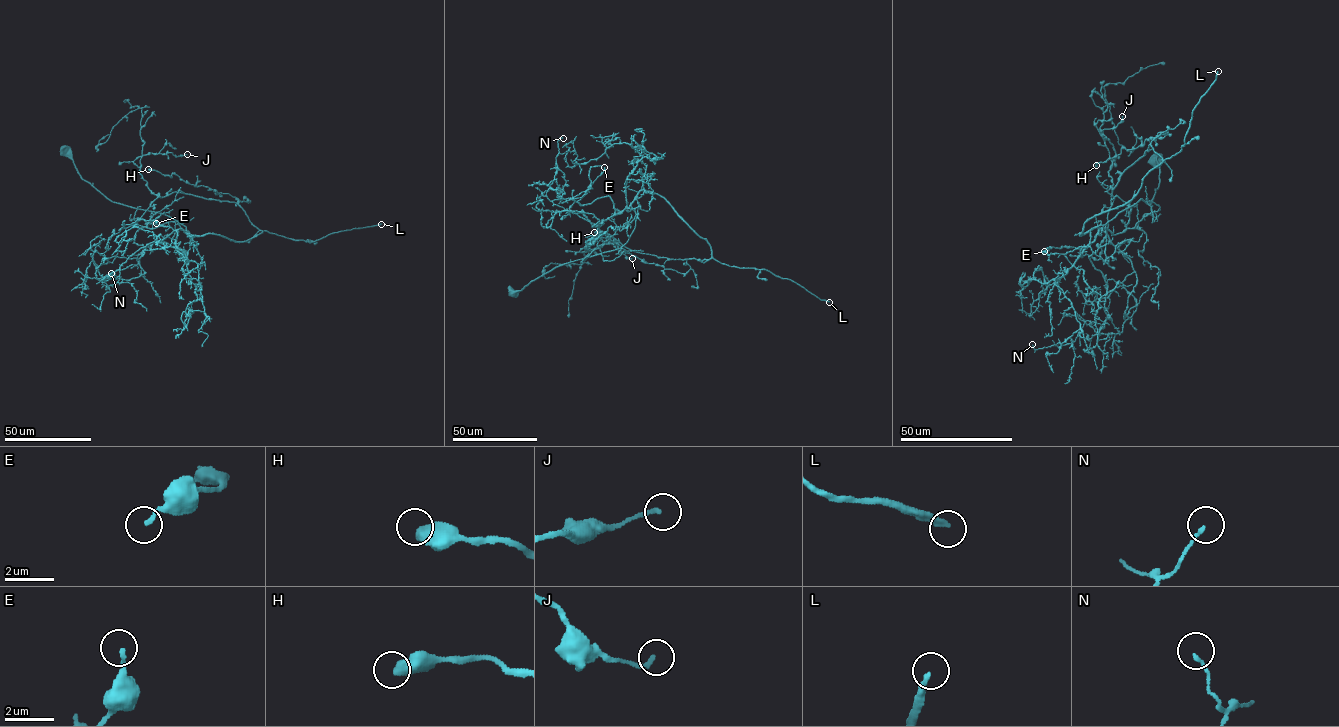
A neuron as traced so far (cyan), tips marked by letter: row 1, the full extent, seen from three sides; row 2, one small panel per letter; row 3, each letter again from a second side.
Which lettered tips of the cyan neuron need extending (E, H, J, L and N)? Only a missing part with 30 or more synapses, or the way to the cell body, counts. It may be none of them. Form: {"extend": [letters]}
{"extend": ["L"]}

